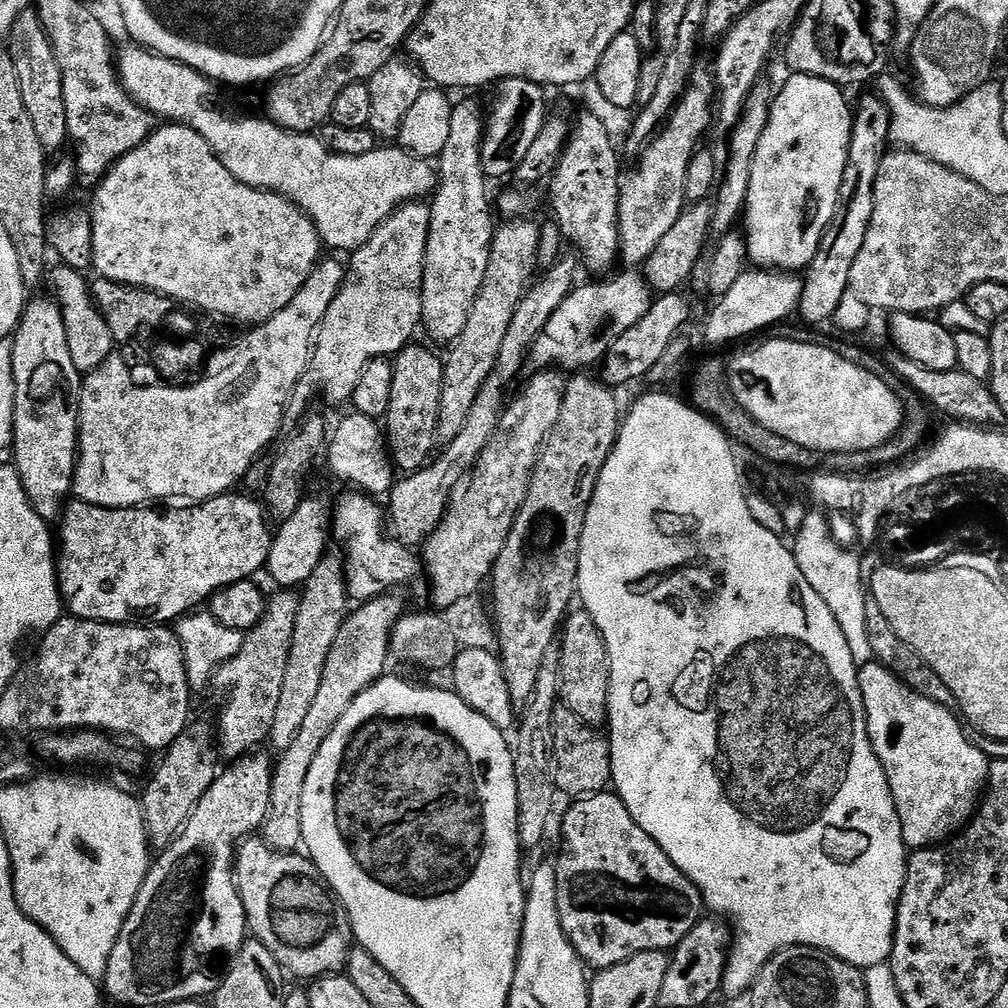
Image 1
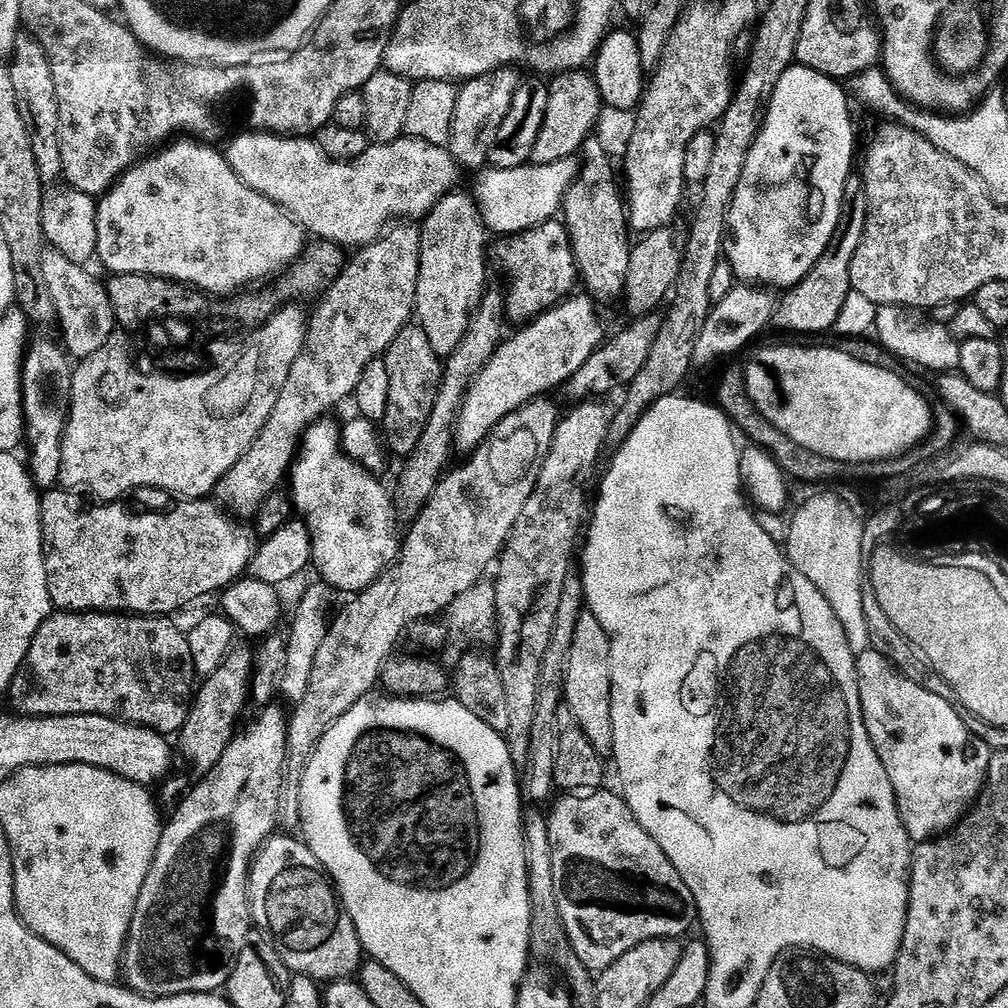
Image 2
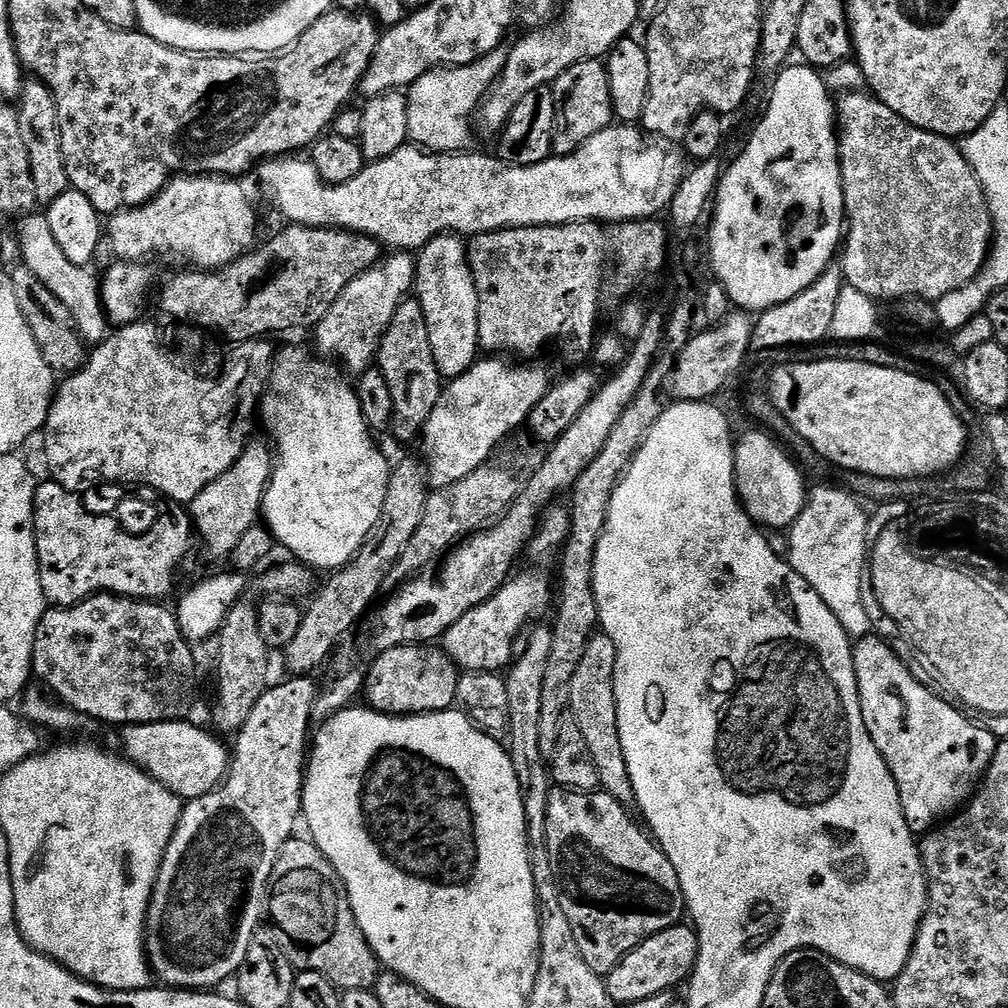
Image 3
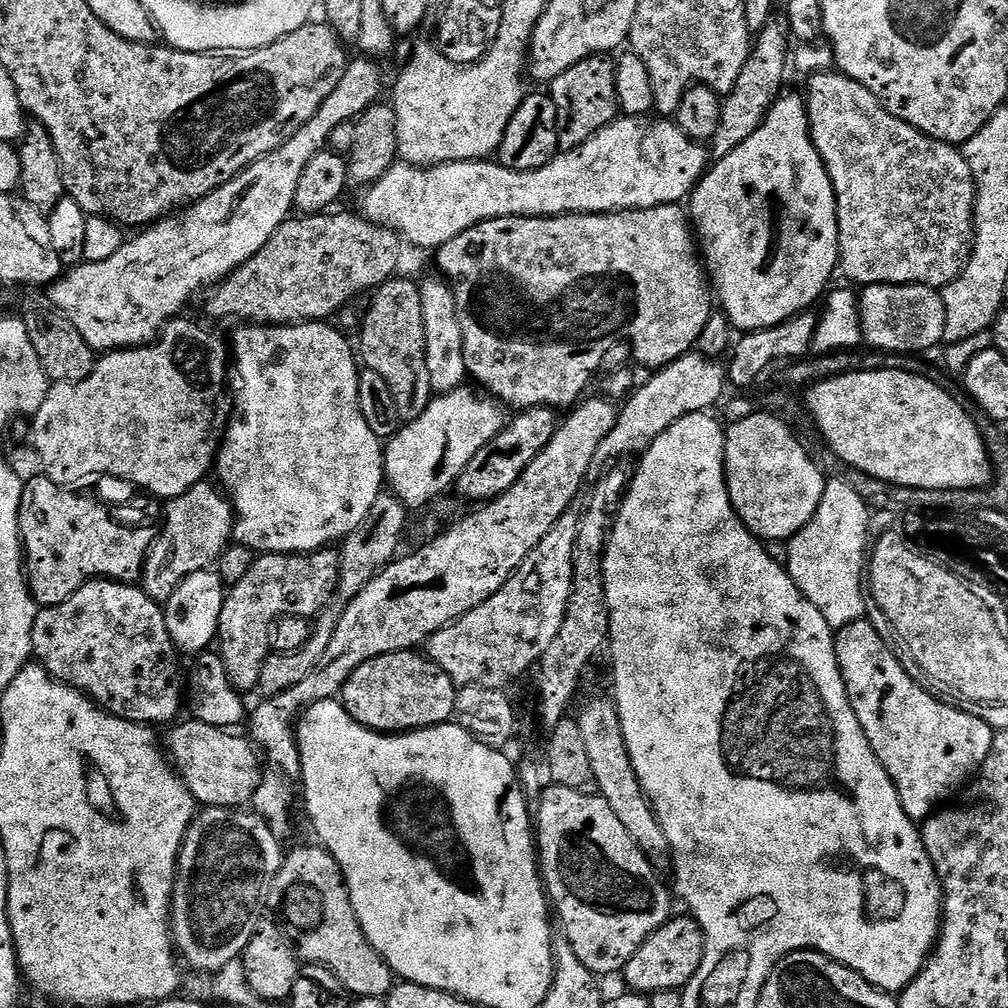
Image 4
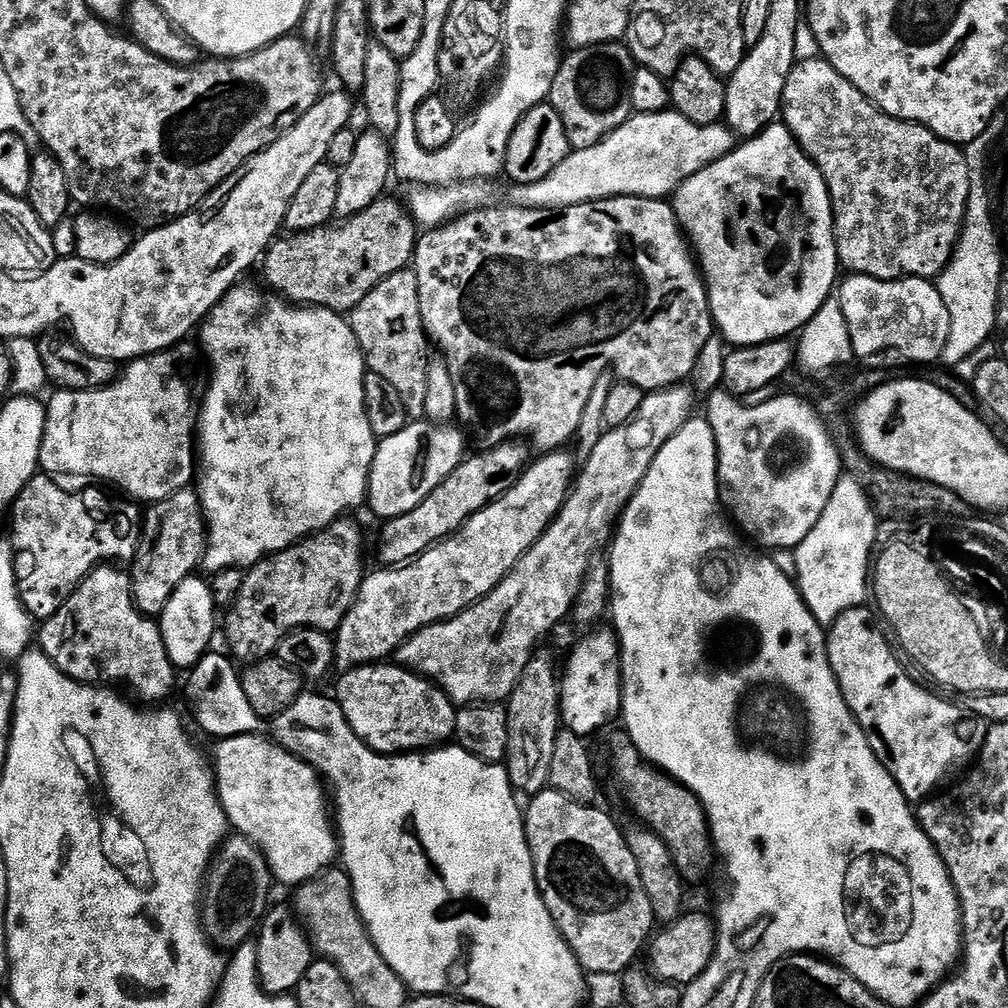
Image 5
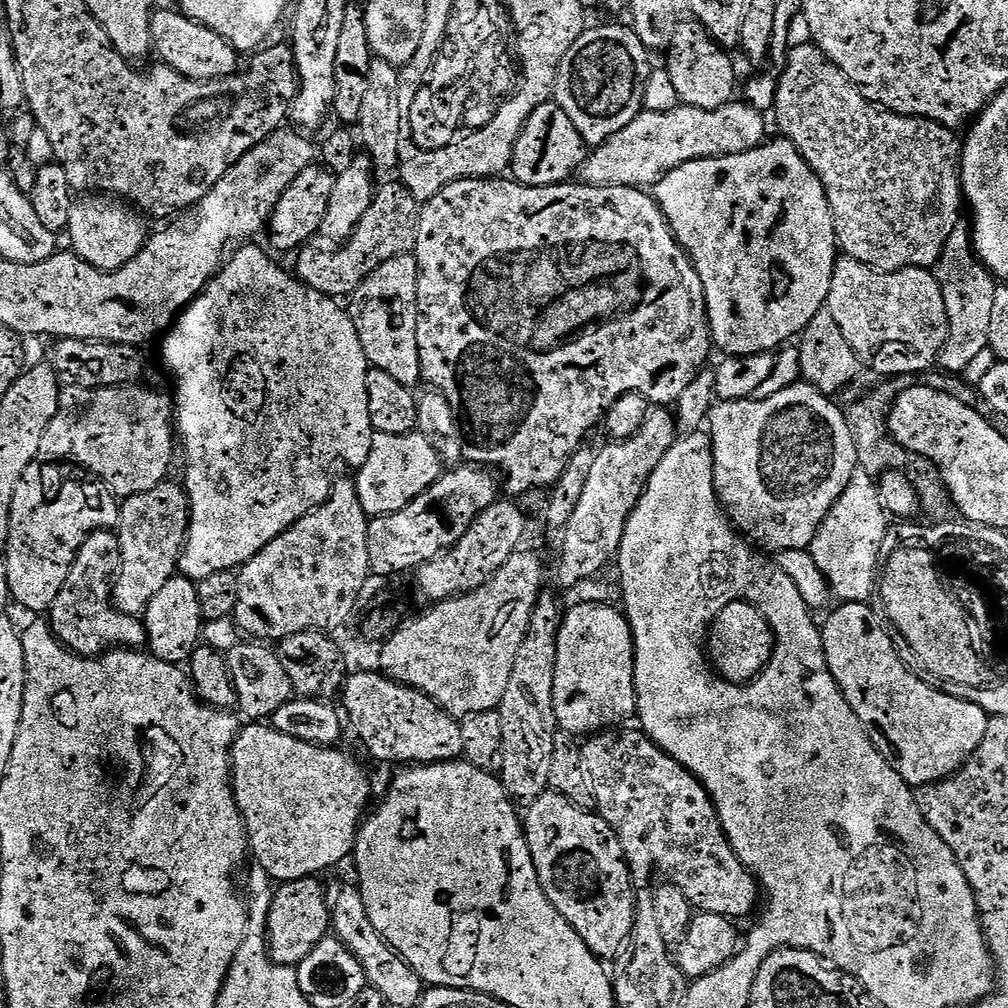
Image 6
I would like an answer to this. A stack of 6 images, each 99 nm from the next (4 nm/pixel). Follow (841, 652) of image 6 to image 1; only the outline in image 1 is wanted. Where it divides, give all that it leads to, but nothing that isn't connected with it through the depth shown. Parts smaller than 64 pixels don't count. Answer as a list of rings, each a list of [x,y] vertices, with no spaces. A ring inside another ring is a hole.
[[[875,662],[859,665],[858,686],[864,703],[868,737],[888,779],[890,794],[902,822],[904,843],[912,850],[945,843],[967,825],[981,803],[982,789],[988,783],[988,756],[966,738],[964,724],[953,713],[930,702],[930,698],[921,692],[907,688],[889,668]]]

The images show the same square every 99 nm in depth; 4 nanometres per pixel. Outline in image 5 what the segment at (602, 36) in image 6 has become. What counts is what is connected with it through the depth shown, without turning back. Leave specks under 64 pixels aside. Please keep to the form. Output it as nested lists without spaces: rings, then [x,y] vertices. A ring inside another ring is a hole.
[[[615,42],[590,45],[588,48],[577,48],[569,51],[560,61],[558,78],[554,78],[550,103],[558,110],[562,126],[566,126],[566,138],[573,149],[589,148],[599,140],[607,138],[611,132],[618,130],[633,115],[634,109],[630,98],[630,82],[634,71],[632,52],[627,43]]]

